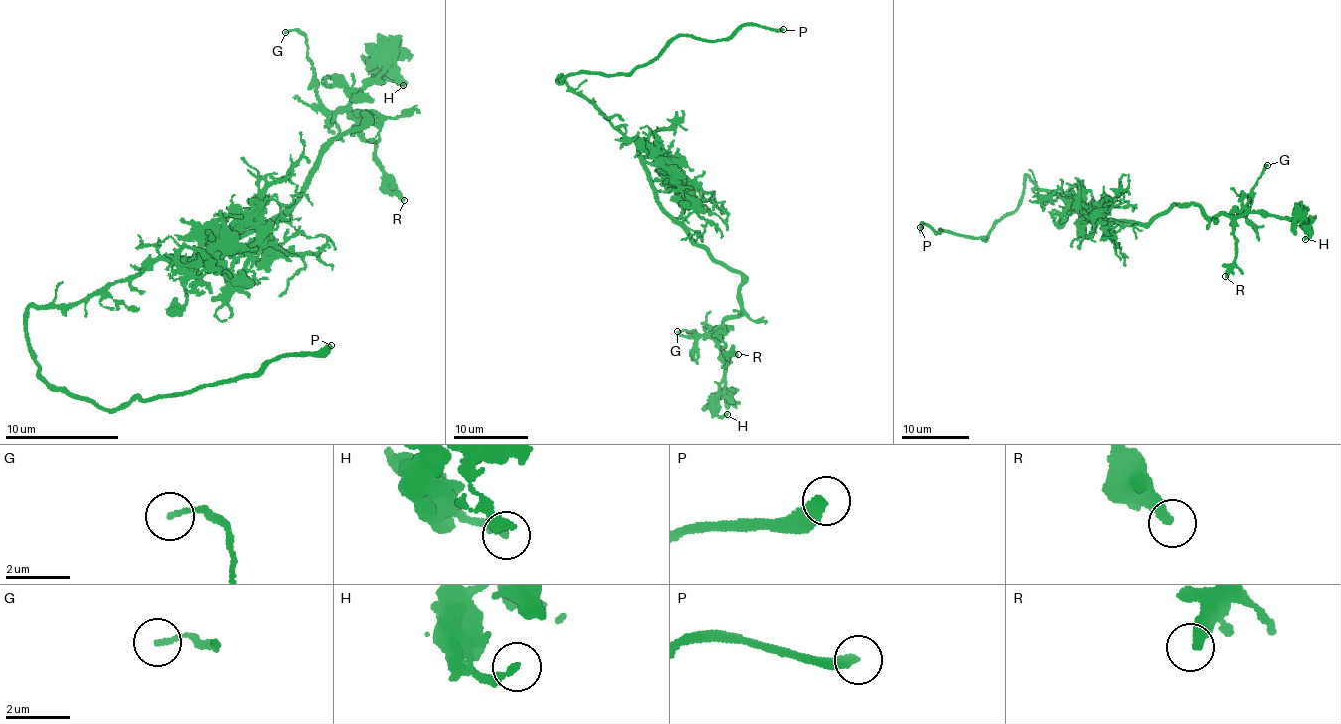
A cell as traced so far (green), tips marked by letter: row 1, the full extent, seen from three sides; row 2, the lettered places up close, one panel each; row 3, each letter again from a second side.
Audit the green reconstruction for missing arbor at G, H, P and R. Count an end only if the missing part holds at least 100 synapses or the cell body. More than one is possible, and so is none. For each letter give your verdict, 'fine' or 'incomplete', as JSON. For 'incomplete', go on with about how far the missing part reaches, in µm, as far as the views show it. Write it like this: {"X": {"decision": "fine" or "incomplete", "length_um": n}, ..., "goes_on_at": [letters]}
{"G": {"decision": "fine"}, "H": {"decision": "fine"}, "P": {"decision": "incomplete", "length_um": 10}, "R": {"decision": "fine"}, "goes_on_at": ["P"]}

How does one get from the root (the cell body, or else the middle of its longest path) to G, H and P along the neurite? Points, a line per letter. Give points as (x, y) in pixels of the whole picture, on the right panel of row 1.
G: (1067, 196), (1122, 222), (1146, 223), (1181, 203), (1201, 206), (1208, 216), (1240, 215), (1267, 165)
H: (1067, 196), (1131, 223), (1181, 203), (1208, 216), (1296, 217), (1305, 239)
P: (1067, 196), (1038, 188), (1026, 176), (1021, 203), (1000, 219), (985, 241), (920, 227)

